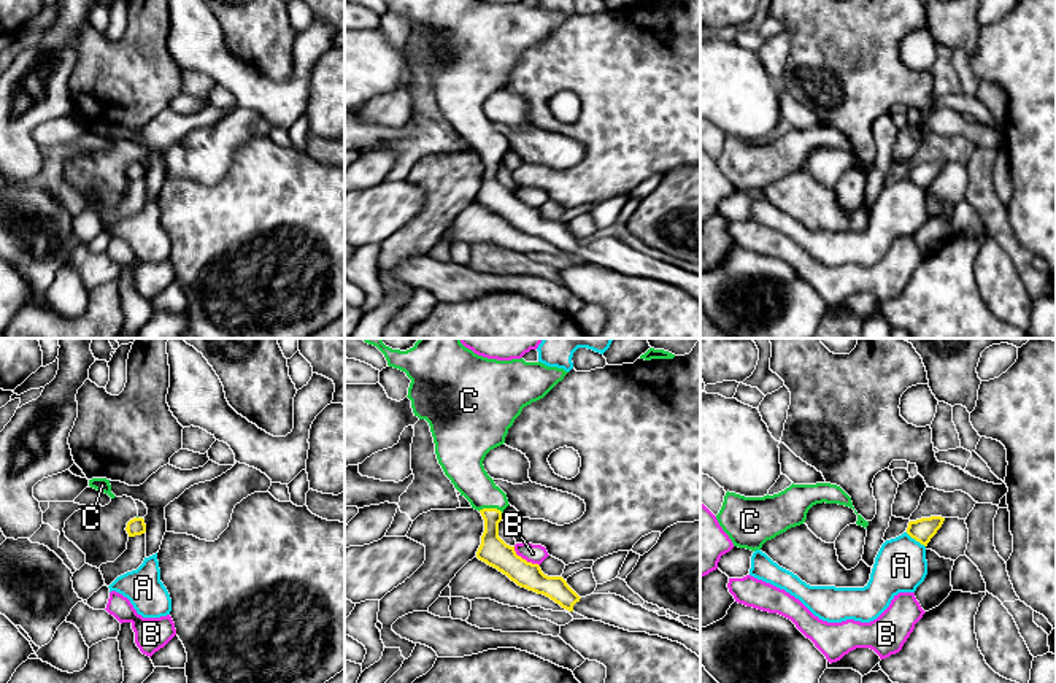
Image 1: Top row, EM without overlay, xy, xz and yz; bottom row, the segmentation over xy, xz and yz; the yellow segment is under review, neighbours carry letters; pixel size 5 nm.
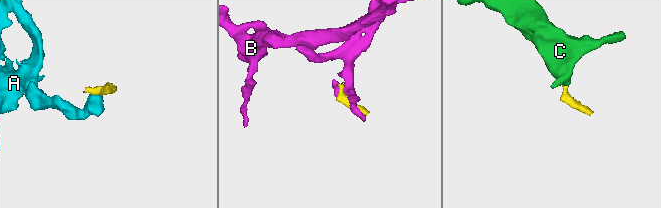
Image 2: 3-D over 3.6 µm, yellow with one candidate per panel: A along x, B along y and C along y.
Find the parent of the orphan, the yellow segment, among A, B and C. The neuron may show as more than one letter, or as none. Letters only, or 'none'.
C

